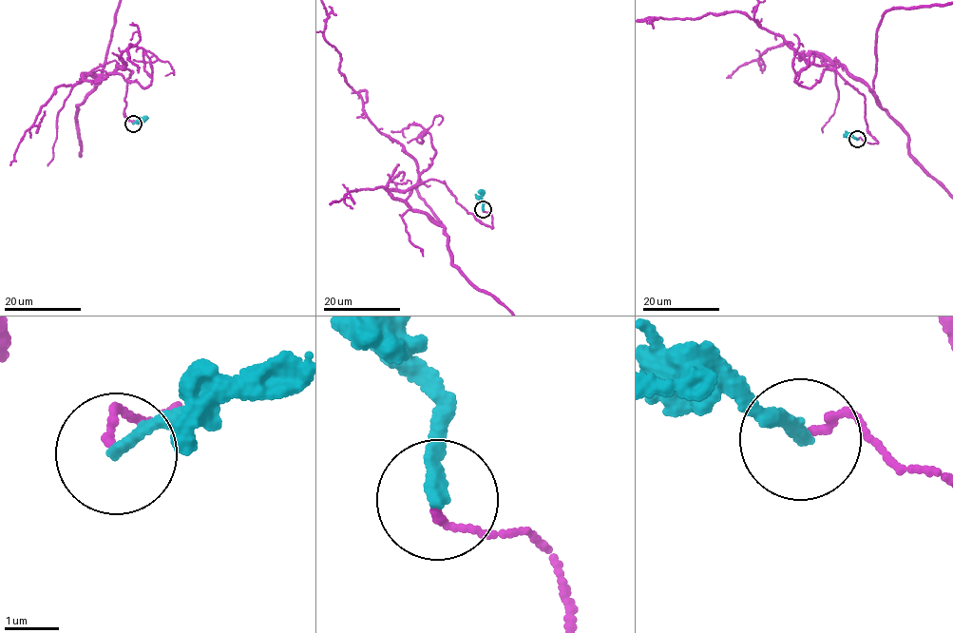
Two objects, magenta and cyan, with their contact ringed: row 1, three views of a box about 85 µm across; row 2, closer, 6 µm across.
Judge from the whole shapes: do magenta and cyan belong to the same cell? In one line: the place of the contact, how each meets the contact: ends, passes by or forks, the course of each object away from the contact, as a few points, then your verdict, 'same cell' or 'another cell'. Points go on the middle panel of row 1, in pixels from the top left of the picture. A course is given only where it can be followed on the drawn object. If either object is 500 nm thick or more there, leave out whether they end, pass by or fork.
place (483, 209); magenta ends; cyan ends; course cyan (483, 210), (480, 189); another cell

